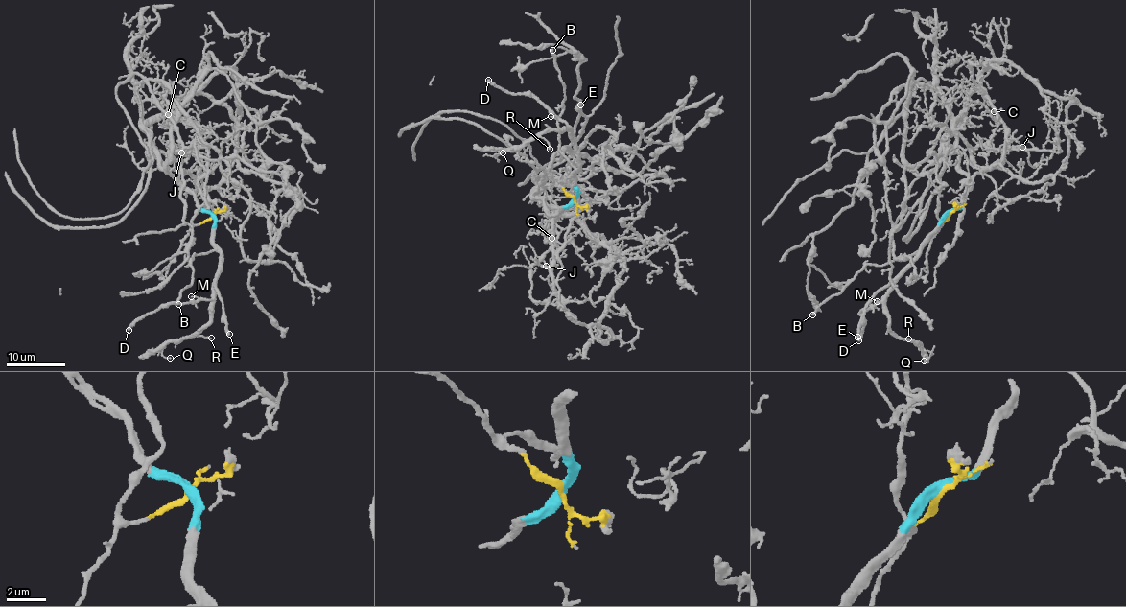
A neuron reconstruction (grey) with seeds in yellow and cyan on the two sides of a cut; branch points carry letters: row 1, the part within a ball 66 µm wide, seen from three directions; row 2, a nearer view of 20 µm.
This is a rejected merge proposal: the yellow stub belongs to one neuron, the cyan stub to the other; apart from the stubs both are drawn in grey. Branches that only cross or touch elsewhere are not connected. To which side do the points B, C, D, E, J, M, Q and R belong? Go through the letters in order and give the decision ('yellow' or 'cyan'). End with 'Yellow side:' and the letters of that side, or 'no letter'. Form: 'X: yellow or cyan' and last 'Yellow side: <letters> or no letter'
B: cyan
C: yellow
D: cyan
E: cyan
J: yellow
M: cyan
Q: cyan
R: cyan
Yellow side: C, J

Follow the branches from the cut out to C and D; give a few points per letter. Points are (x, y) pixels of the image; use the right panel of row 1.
C: (950, 212), (943, 222), (939, 221), (936, 212), (945, 151), (949, 145), (955, 144), (958, 120), (995, 111)
D: (950, 212), (881, 301), (864, 310), (862, 315), (866, 322), (858, 340)

